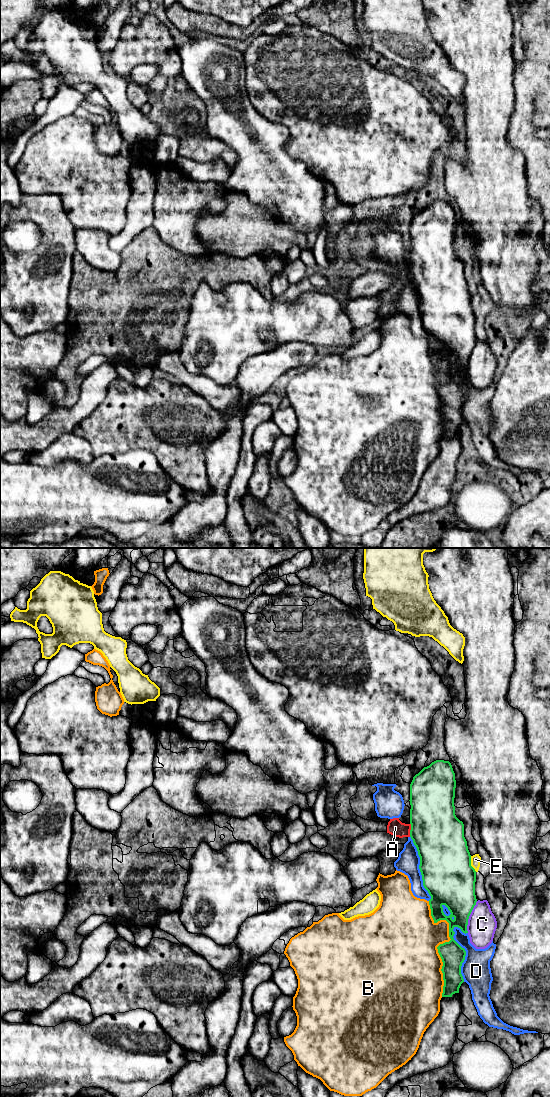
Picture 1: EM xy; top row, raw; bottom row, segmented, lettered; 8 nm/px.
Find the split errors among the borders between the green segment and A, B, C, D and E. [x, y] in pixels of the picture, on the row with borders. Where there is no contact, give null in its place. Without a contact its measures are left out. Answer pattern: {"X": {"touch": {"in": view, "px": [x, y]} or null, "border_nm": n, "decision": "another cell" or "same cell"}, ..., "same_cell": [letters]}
{"A": {"touch": {"in": "xy", "px": [410, 830]}, "border_nm": 110, "decision": "another cell"}, "B": {"touch": {"in": "xy", "px": [445, 942]}, "border_nm": 800, "decision": "another cell"}, "C": {"touch": {"in": "xy", "px": [468, 917]}, "border_nm": 260, "decision": "another cell"}, "D": {"touch": {"in": "xy", "px": [465, 954]}, "border_nm": 460, "decision": "another cell"}, "E": {"touch": {"in": "xy", "px": [470, 864]}, "border_nm": 140, "decision": "another cell"}, "same_cell": []}

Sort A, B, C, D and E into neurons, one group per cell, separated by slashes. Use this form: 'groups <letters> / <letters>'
groups A D / B / C / E

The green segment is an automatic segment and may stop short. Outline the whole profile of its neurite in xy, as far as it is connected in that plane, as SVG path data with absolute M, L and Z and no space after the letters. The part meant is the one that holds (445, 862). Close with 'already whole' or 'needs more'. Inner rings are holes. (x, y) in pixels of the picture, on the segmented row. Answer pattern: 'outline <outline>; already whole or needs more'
outline M436 760L424 767L413 777L410 784L410 837L420 857L419 869L423 886L431 899L429 905L434 923L446 920L449 923L450 941L440 944L437 949L442 959L443 993L442 997L452 997L459 993L464 982L461 966L466 951L453 938L453 929L458 927L468 933L469 916L476 905L476 871L471 866L471 855L464 837L464 824L455 815L455 773L449 761Z; already whole

